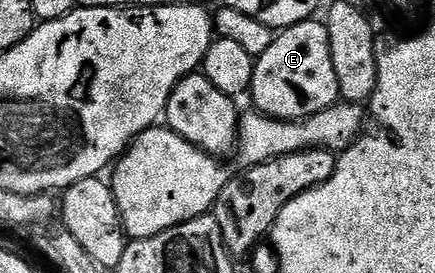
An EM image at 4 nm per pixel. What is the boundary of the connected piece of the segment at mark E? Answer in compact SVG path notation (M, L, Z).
M321 20L301 21L281 30L274 42L254 62L254 78L248 90L254 96L253 108L268 117L279 117L282 121L301 121L313 113L330 109L340 101L340 83L336 79L336 67L332 63L330 36Z

